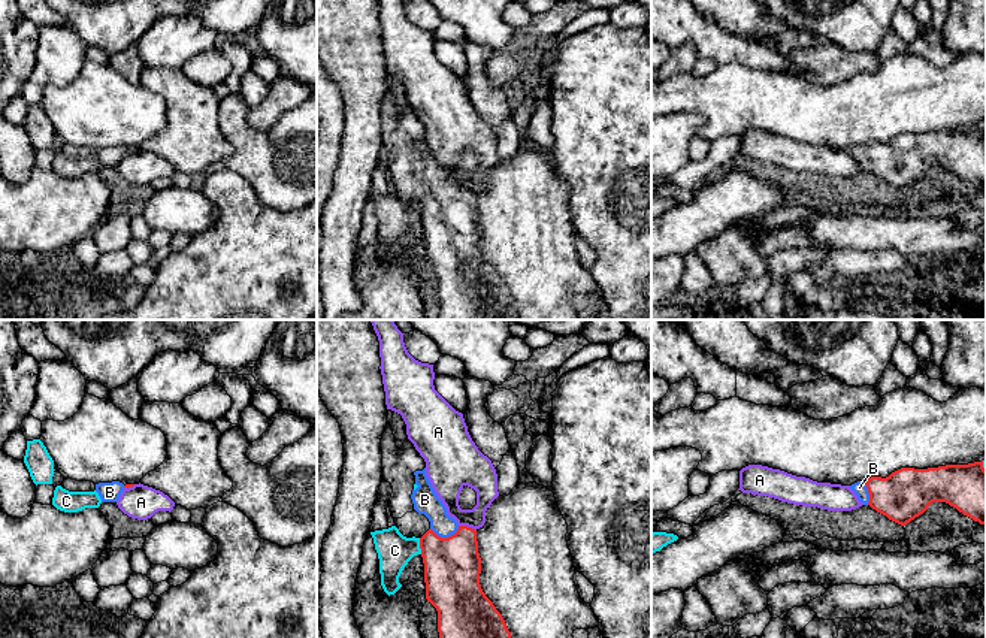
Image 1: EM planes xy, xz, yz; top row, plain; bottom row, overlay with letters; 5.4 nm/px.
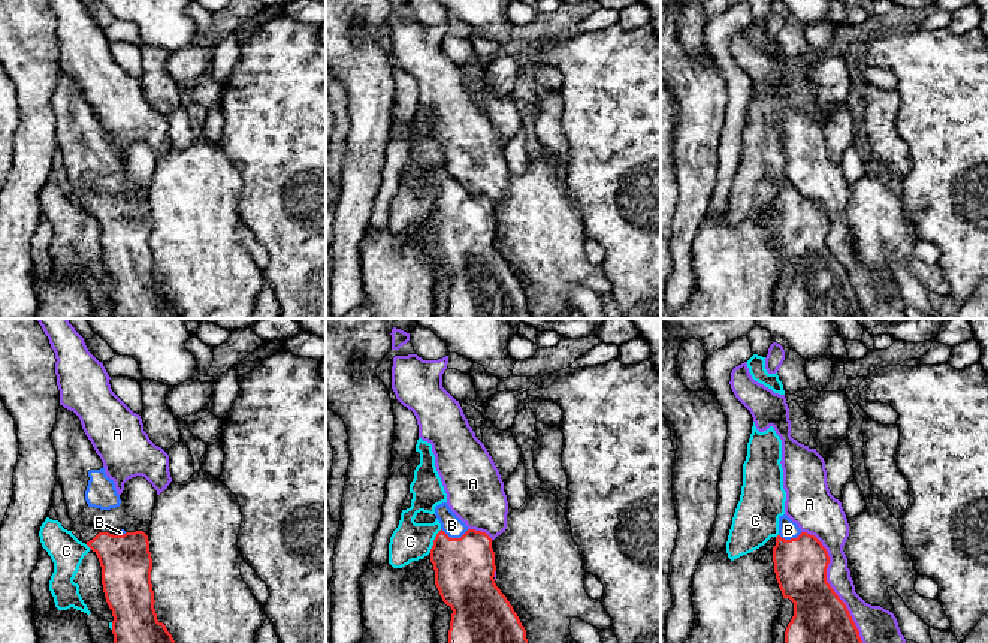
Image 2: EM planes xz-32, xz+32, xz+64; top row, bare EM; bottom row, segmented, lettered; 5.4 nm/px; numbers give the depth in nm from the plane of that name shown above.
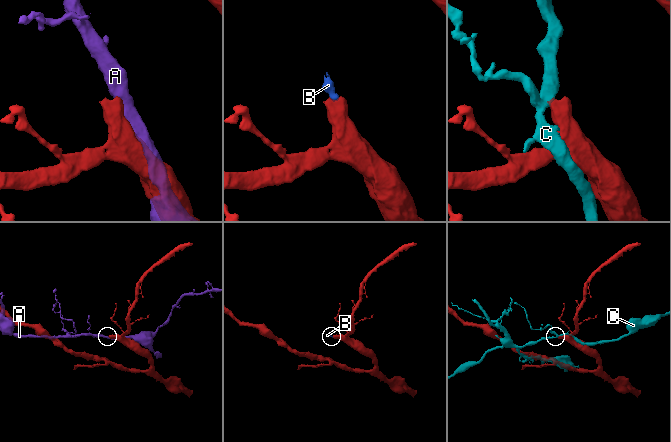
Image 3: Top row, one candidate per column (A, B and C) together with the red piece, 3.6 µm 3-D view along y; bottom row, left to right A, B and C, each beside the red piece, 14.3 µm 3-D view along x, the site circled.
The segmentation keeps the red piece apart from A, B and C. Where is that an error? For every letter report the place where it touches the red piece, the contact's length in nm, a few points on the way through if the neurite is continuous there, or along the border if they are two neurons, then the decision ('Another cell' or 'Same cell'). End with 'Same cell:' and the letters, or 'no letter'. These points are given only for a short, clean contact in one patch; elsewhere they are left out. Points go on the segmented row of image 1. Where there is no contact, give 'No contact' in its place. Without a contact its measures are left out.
A: Touches red at xz (466, 526). Shared border 100 nm. Another cell
B: Touches red at xz (445, 538). Shared border 160 nm. Path across: xz (451, 565), (445, 538), (435, 510), (425, 499). Same cell
C: Touches red at xz (420, 546). Shared border 90 nm. Another cell
Same cell: B

